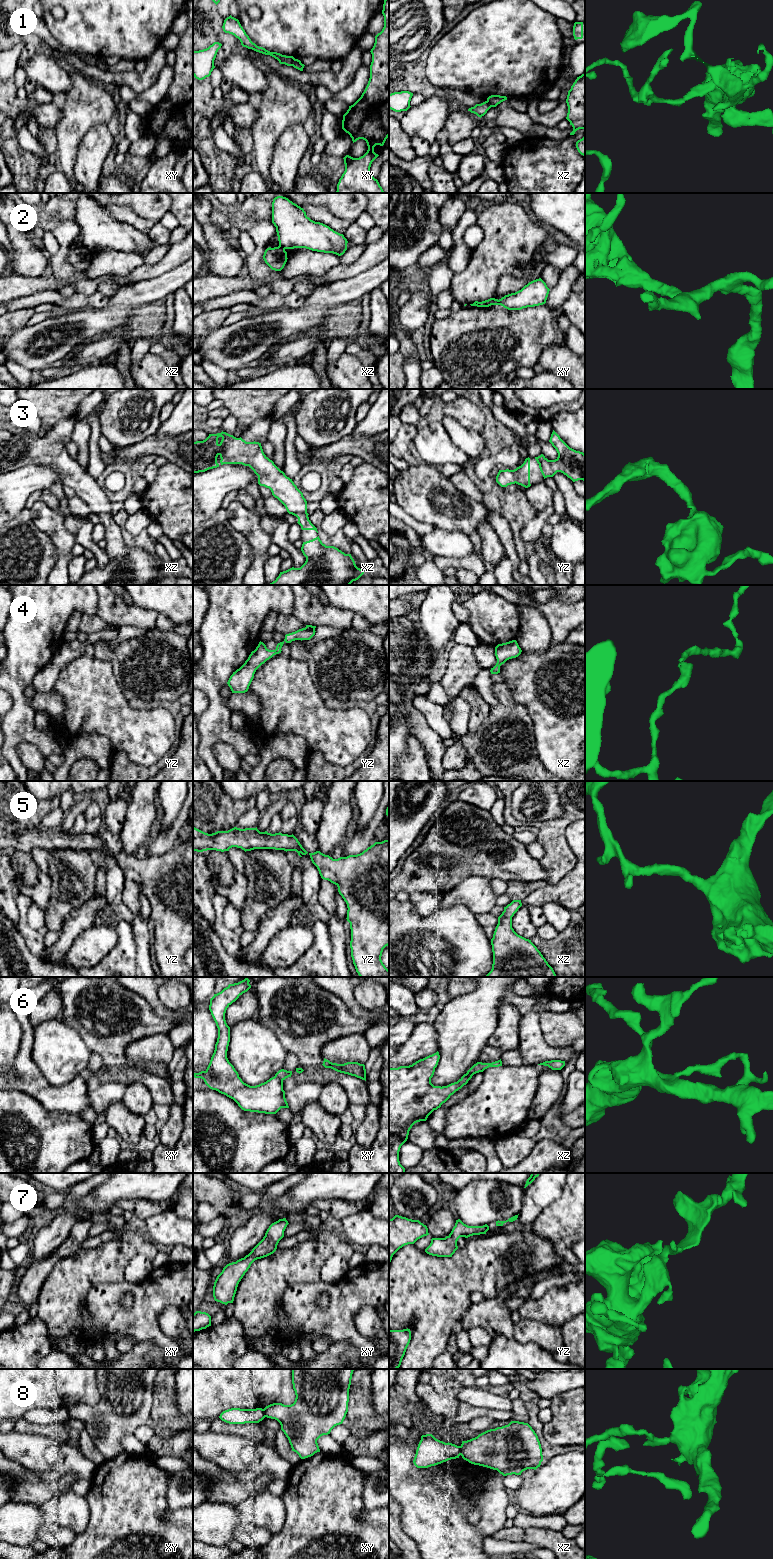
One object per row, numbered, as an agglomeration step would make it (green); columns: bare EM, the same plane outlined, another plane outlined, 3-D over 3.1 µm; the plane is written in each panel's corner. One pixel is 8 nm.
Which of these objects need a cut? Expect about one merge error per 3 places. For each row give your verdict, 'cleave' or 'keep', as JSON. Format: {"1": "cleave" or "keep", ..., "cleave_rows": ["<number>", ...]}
{"1": "cleave", "2": "cleave", "3": "keep", "4": "keep", "5": "keep", "6": "cleave", "7": "keep", "8": "cleave", "cleave_rows": ["1", "2", "6", "8"]}

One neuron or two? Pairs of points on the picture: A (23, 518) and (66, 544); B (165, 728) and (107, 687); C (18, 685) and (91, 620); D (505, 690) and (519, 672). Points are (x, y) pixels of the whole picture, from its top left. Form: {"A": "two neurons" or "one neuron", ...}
{"A": "two neurons", "B": "one neuron", "C": "two neurons", "D": "two neurons"}

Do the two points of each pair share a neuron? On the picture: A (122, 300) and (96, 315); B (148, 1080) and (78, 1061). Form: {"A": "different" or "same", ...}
{"A": "same", "B": "different"}

